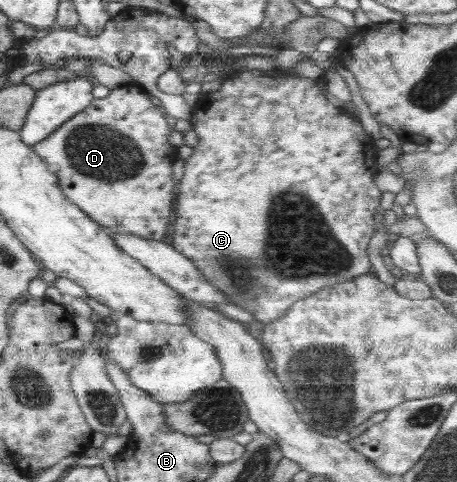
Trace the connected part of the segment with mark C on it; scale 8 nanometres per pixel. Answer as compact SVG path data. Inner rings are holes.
M254 69L252 72L244 70L242 74L236 74L232 78L227 77L218 91L202 94L193 106L190 122L198 136L198 143L193 147L192 155L184 162L184 177L180 182L179 194L176 196L174 206L176 219L174 219L172 241L169 241L180 254L185 254L186 258L200 269L200 273L206 277L206 280L218 291L224 293L232 304L242 306L253 315L254 320L269 323L284 316L297 300L302 300L322 288L340 284L373 271L366 249L369 247L370 238L378 228L377 210L381 191L374 182L375 175L379 171L374 164L379 148L374 144L374 138L364 131L358 118L352 116L346 108L336 107L326 99L324 85L320 86L312 79L291 76L281 71L264 73ZM296 278L302 280L300 298L274 298L274 292L276 296L282 296L280 292L288 292L280 288L288 288L286 284L290 284L290 280L296 280Z

